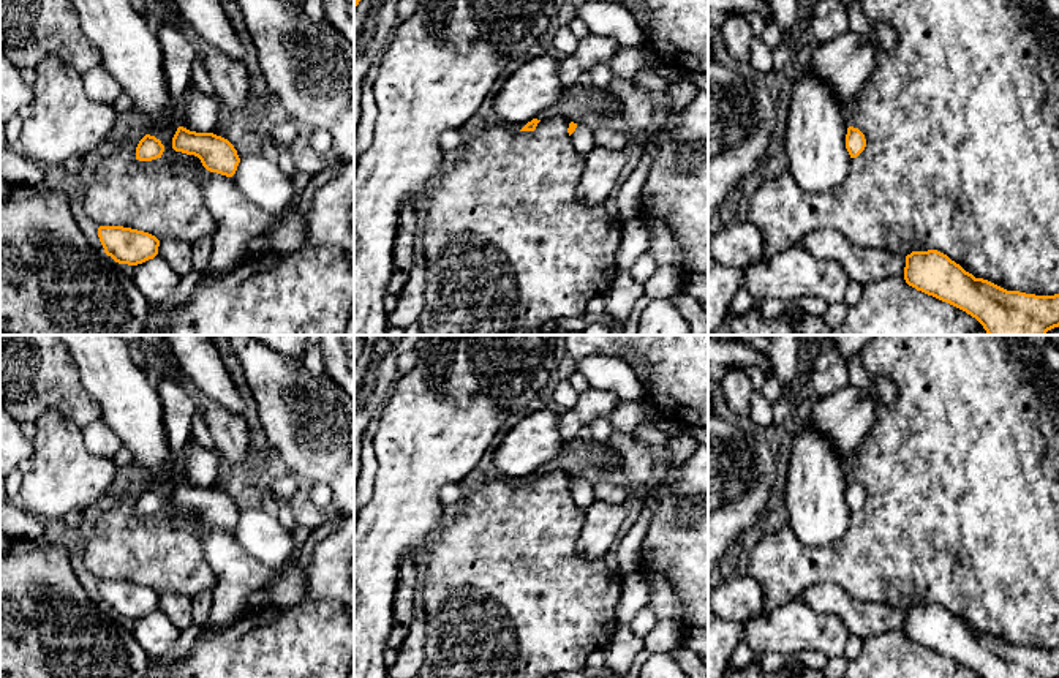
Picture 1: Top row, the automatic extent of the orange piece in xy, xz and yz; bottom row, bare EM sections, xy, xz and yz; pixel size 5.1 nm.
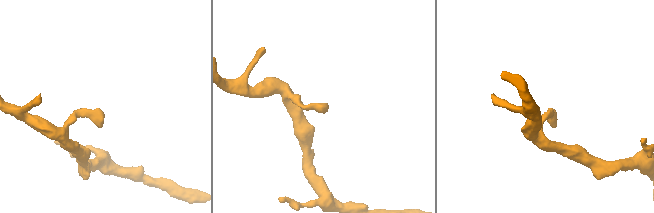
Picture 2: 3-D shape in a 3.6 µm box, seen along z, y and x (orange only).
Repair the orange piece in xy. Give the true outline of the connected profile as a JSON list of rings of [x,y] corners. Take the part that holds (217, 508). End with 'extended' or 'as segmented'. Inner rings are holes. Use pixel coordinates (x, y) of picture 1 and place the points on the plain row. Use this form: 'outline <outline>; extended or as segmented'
outline [[[179,480],[172,492],[172,503],[187,509],[194,509],[202,520],[226,531],[237,525],[240,512],[234,499],[213,487],[196,487]]]; as segmented

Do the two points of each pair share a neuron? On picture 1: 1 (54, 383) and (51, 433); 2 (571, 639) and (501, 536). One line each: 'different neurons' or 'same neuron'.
1: different neurons
2: same neuron

